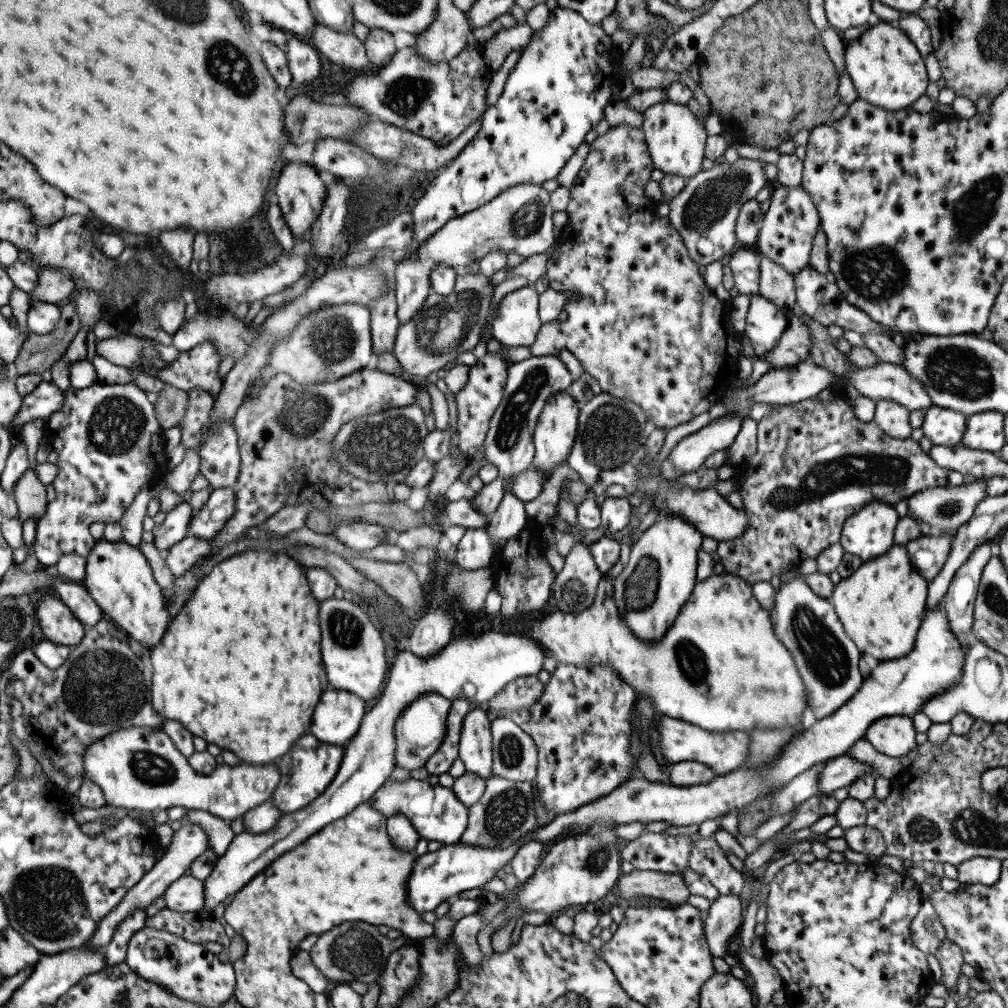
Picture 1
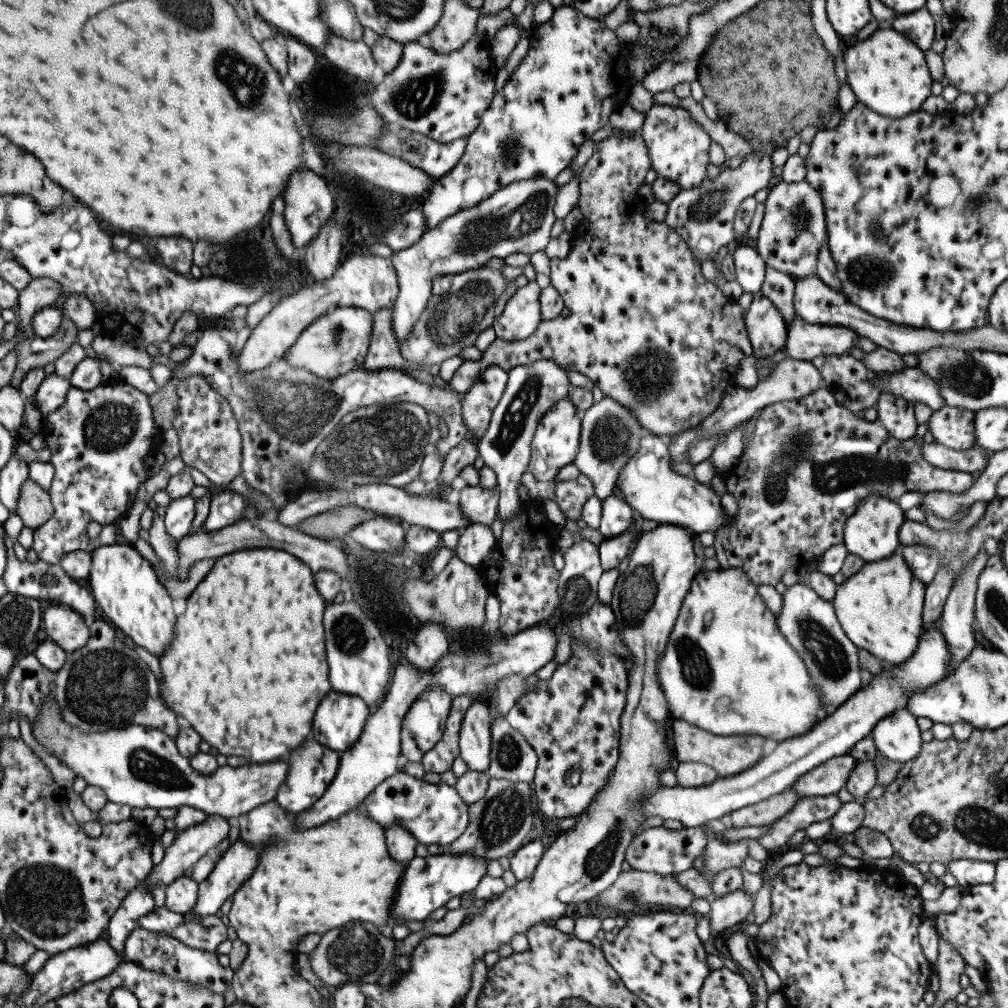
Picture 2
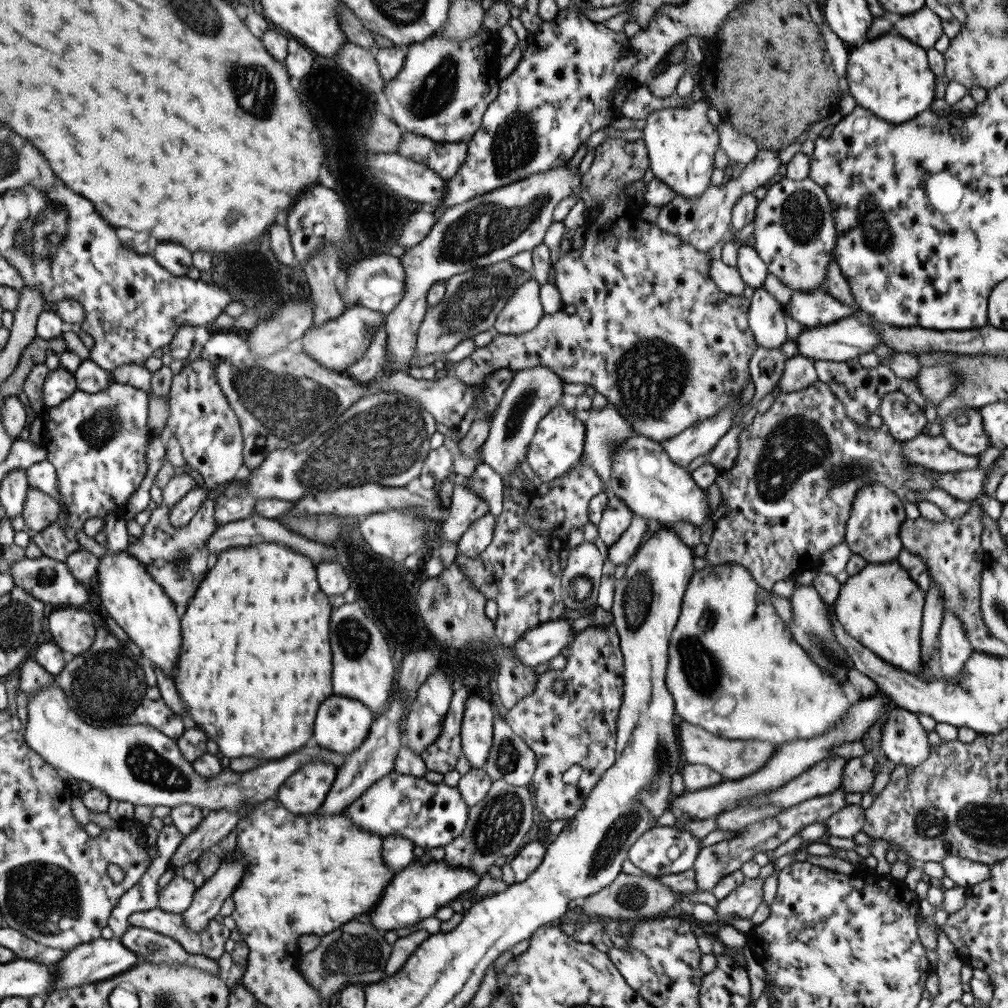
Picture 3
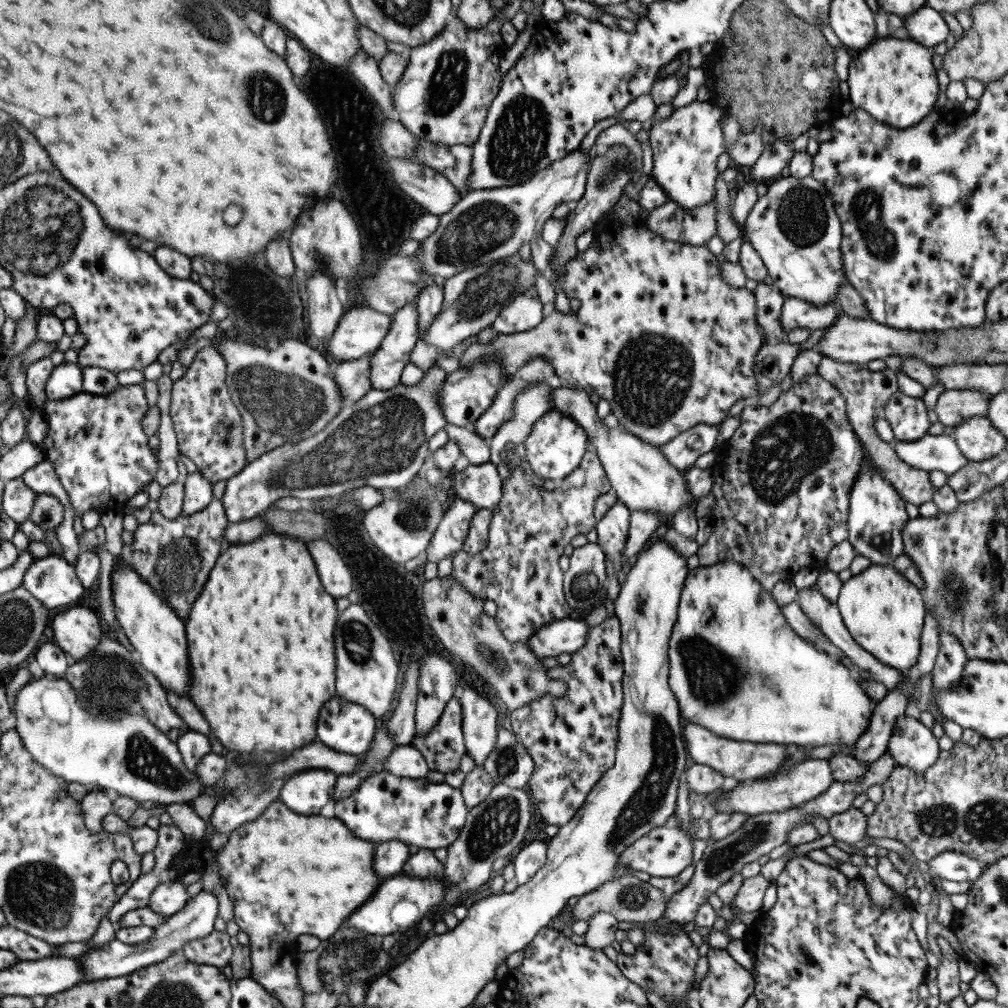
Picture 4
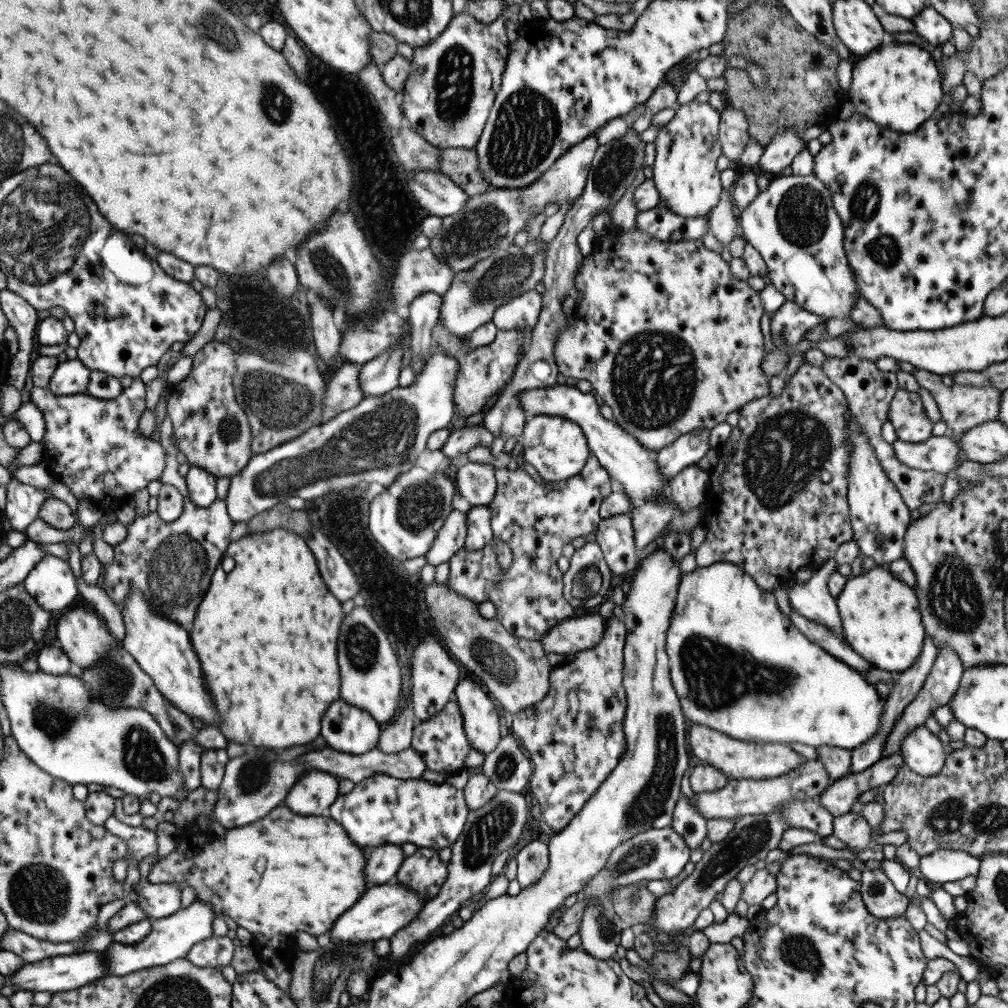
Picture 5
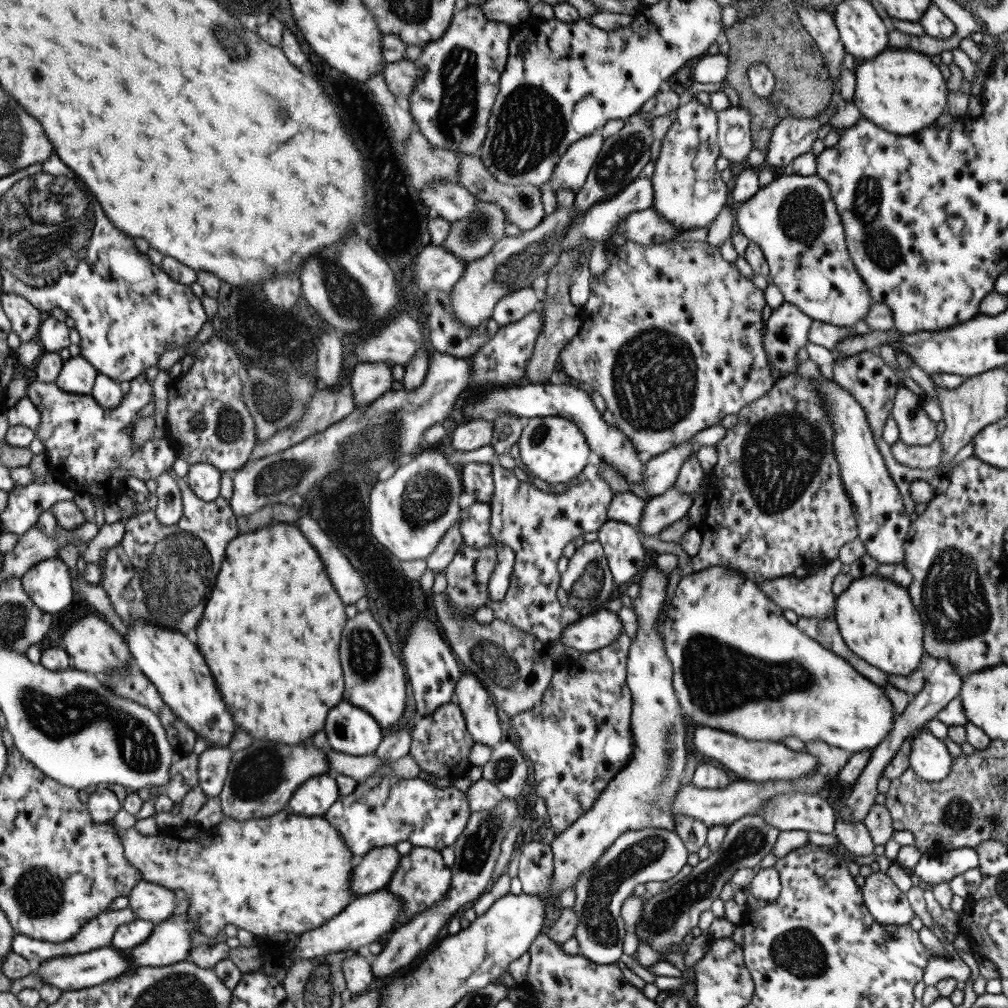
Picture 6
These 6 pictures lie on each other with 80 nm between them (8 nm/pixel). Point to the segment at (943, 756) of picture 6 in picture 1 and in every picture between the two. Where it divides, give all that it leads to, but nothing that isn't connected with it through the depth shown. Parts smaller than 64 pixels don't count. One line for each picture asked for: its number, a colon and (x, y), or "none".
1: (891, 735)
2: (896, 737)
3: (903, 741)
4: (910, 744)
5: (921, 751)

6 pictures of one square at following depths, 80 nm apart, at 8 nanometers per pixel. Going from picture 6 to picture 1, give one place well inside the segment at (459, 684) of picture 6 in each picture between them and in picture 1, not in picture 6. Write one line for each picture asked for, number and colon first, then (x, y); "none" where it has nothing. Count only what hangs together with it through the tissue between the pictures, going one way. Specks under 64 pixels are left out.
1: (475, 741)
2: (474, 734)
3: (476, 725)
4: (479, 721)
5: (480, 724)

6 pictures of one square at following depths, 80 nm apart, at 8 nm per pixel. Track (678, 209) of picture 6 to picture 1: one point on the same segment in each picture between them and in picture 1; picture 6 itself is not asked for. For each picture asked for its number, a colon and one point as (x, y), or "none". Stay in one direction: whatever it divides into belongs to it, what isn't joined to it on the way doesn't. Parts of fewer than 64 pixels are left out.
1: (674, 139)
2: (677, 147)
3: (680, 143)
4: (684, 146)
5: (684, 173)

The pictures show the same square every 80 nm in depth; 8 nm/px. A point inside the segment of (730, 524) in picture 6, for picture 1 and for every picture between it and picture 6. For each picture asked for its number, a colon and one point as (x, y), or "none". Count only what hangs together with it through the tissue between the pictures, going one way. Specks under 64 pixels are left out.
1: (815, 463)
2: (811, 461)
3: (788, 494)
4: (781, 494)
5: (776, 502)

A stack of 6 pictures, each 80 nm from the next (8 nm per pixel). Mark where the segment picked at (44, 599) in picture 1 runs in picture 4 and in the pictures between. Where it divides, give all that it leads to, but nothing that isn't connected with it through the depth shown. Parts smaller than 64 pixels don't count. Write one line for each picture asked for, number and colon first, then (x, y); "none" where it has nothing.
2: (68, 629)
3: (72, 630)
4: (77, 631)

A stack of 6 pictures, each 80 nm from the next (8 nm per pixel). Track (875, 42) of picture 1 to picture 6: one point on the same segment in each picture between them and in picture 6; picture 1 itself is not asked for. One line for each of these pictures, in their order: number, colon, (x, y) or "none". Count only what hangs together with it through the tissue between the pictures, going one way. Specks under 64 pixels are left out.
2: (886, 72)
3: (889, 76)
4: (893, 80)
5: (897, 86)
6: (900, 91)

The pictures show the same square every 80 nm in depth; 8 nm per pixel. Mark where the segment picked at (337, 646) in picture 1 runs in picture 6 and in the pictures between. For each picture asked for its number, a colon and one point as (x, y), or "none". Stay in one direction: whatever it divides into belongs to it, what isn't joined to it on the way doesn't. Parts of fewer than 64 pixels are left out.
2: (356, 654)
3: (362, 670)
4: (365, 673)
5: (369, 677)
6: (373, 678)

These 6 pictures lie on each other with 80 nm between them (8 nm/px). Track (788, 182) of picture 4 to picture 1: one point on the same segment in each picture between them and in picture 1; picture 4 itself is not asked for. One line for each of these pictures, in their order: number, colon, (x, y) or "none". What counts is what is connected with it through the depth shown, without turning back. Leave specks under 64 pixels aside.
1: (788, 225)
2: (792, 227)
3: (794, 236)

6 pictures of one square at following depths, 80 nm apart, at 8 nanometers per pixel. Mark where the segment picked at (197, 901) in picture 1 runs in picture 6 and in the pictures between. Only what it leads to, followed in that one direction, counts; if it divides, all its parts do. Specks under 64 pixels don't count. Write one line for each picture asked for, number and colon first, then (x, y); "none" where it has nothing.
2: (180, 895)
3: (176, 896)
4: (166, 898)
5: (157, 901)
6: (148, 901)

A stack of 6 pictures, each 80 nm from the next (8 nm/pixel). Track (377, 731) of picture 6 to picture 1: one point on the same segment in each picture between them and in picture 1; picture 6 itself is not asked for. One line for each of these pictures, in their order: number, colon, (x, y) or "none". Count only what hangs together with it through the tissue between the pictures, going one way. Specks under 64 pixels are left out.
1: (336, 718)
2: (338, 721)
3: (341, 724)
4: (344, 727)
5: (345, 728)

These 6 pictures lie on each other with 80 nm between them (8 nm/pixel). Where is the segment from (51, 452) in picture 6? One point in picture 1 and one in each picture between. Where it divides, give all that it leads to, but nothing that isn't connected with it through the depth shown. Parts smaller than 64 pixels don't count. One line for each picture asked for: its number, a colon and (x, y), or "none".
1: (108, 443)
2: (98, 439)
3: (96, 442)
4: (96, 445)
5: (92, 446)

